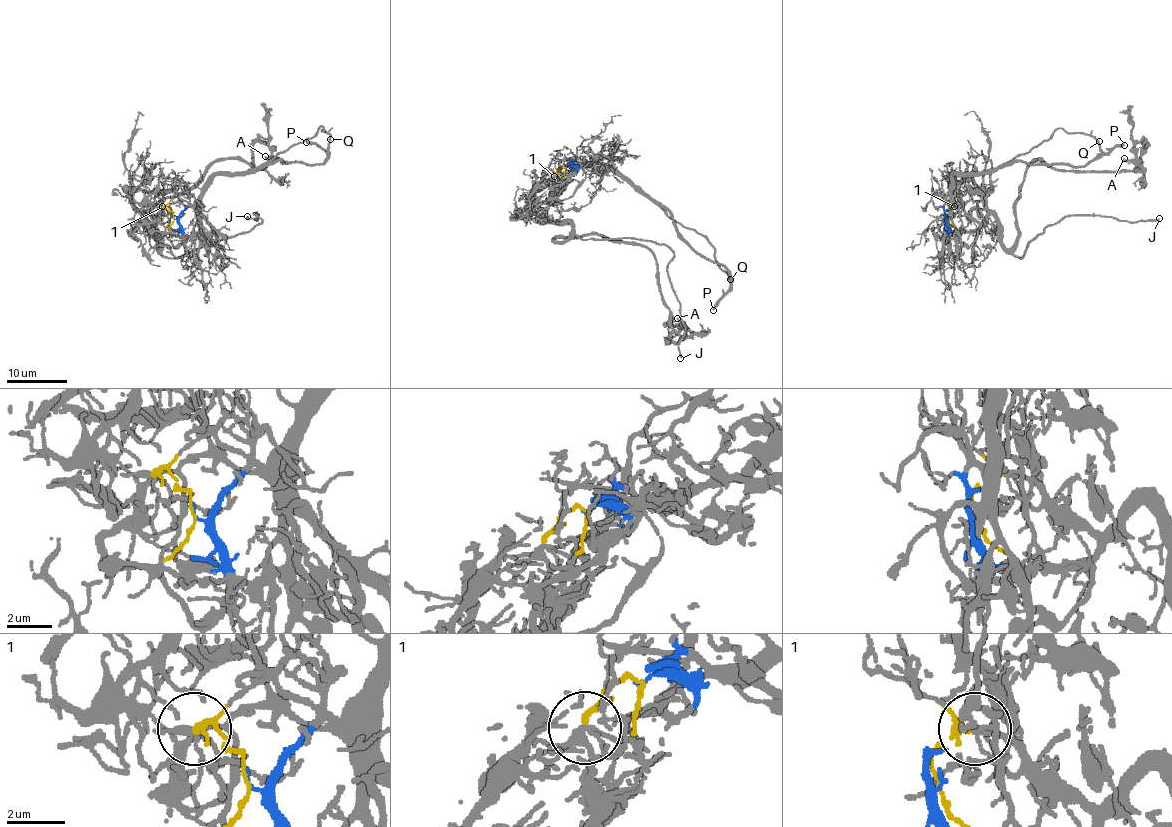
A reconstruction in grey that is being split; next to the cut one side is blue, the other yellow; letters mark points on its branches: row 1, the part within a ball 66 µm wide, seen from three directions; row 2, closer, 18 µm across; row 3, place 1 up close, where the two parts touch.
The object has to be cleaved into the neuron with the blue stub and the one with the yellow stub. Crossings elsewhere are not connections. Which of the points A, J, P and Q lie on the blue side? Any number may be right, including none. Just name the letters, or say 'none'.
P, Q

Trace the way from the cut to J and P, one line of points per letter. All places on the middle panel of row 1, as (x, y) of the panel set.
J: (565, 167), (554, 175), (554, 200), (573, 231), (649, 240), (674, 255), (681, 358)
P: (565, 167), (574, 161), (612, 165), (667, 210), (674, 228), (731, 278), (713, 310)

